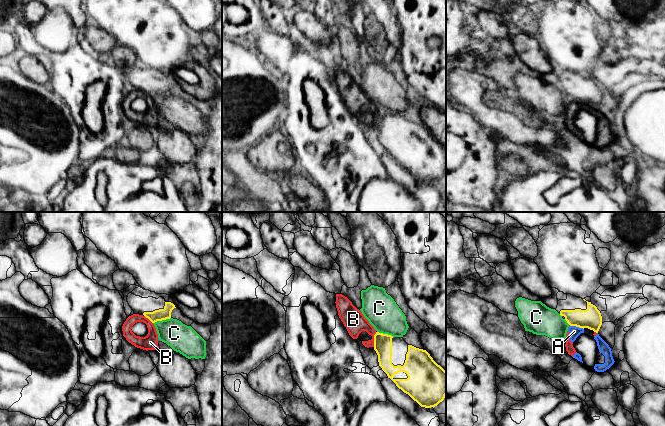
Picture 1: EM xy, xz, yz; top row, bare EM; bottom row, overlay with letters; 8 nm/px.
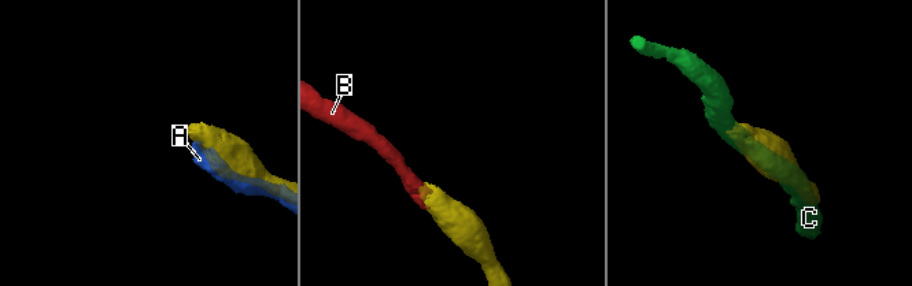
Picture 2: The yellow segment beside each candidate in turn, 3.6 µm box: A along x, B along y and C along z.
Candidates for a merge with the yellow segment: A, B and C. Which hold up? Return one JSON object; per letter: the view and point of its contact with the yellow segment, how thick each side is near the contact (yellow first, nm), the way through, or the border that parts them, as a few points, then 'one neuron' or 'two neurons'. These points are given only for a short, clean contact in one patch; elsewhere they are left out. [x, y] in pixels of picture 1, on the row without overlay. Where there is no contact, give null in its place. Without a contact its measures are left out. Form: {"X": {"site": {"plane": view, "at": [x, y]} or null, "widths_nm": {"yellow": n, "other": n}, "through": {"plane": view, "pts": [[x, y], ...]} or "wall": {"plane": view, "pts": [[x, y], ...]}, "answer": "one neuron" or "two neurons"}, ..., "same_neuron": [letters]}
{"A": {"site": {"plane": "yz", "at": [577, 102]}, "widths_nm": {"yellow": 170, "other": 90}, "answer": "two neurons"}, "B": {"site": {"plane": "xz", "at": [374, 115]}, "widths_nm": {"yellow": 140, "other": 170}, "wall": {"plane": "xz", "pts": [[376, 108], [373, 114], [373, 122]]}, "answer": "two neurons"}, "C": {"site": {"plane": "xy", "at": [161, 96]}, "widths_nm": {"yellow": 100, "other": 220}, "answer": "two neurons"}, "same_neuron": []}

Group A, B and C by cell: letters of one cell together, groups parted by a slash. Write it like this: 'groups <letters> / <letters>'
groups A B / C

